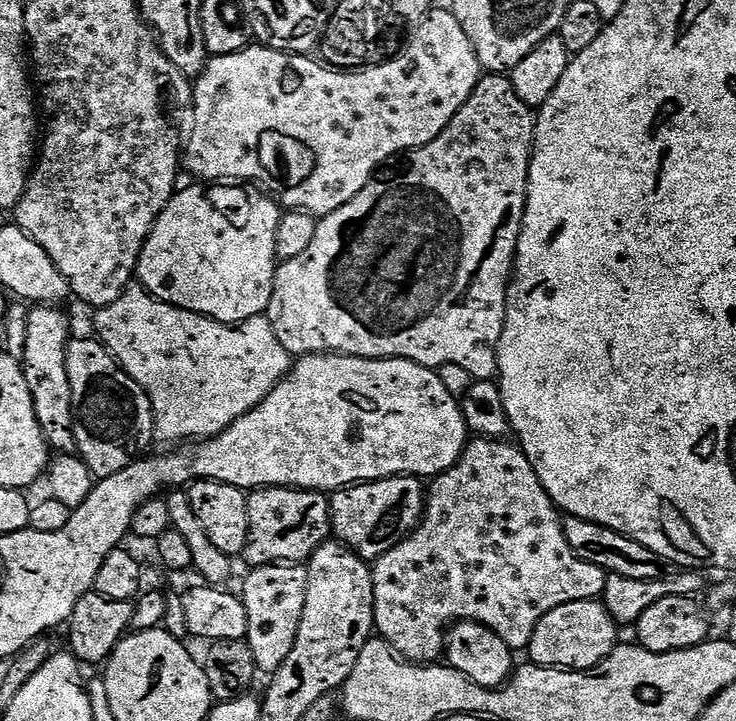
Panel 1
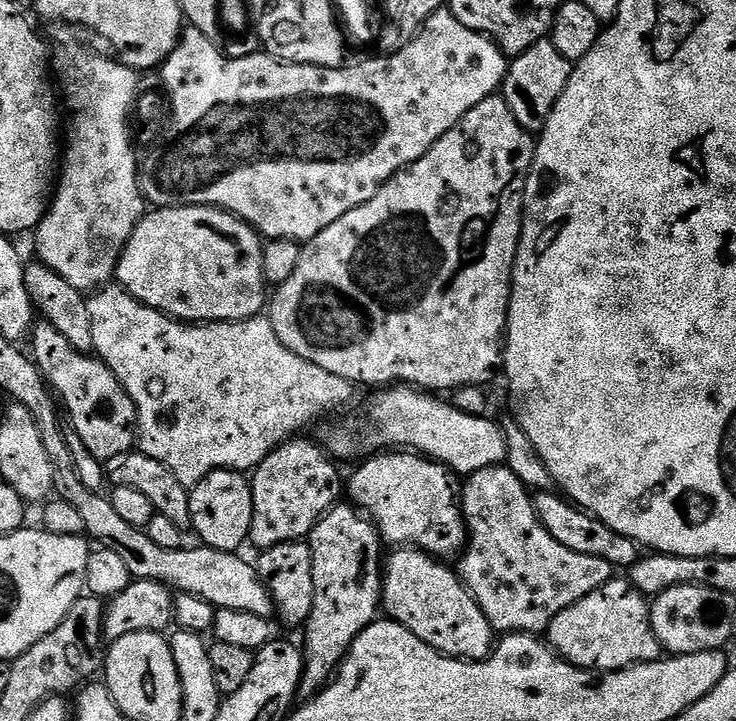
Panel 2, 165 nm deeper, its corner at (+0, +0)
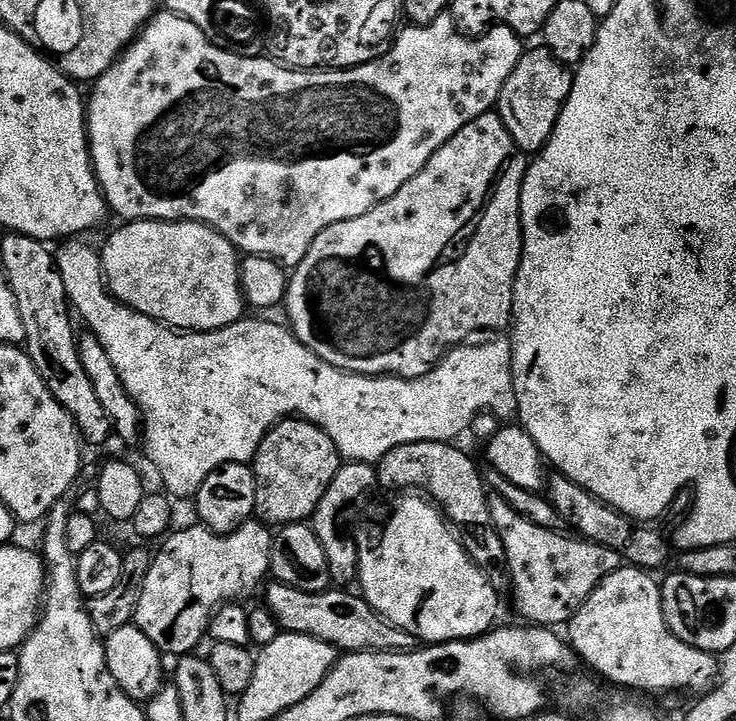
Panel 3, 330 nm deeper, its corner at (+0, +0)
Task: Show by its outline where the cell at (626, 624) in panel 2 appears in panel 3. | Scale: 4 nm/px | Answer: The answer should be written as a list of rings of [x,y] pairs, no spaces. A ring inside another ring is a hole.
[[[622,566],[611,572],[604,581],[586,598],[586,602],[572,615],[566,625],[567,643],[573,653],[580,656],[600,676],[612,684],[621,684],[621,689],[637,688],[640,692],[696,692],[703,694],[717,683],[716,660],[711,652],[703,652],[678,638],[670,630],[664,617],[661,585],[651,571],[643,568]]]

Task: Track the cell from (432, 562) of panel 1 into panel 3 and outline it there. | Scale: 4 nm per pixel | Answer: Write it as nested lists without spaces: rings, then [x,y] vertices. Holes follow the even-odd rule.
[[[489,495],[488,505],[498,538],[506,552],[512,587],[510,596],[516,599],[516,608],[528,619],[525,621],[529,625],[567,625],[599,584],[611,572],[622,567],[620,555],[614,550],[592,544],[583,538],[563,536],[560,530],[534,526],[534,522],[526,522],[526,518],[522,518],[522,514],[513,510],[500,496]]]

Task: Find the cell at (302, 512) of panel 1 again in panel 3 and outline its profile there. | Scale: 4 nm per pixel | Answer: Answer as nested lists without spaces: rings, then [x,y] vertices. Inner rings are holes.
[[[299,418],[281,420],[266,434],[251,465],[252,473],[256,475],[255,519],[269,526],[311,521],[341,463],[339,450],[318,426]]]

